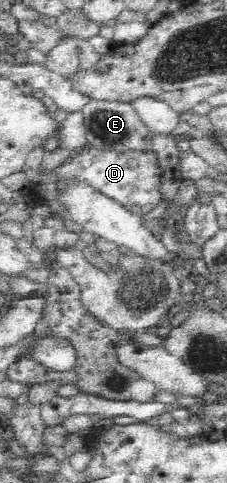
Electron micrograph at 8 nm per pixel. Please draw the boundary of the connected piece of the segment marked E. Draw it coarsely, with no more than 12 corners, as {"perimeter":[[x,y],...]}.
{"perimeter":[[131,103],[81,109],[87,144],[116,153],[152,151],[157,133]]}

